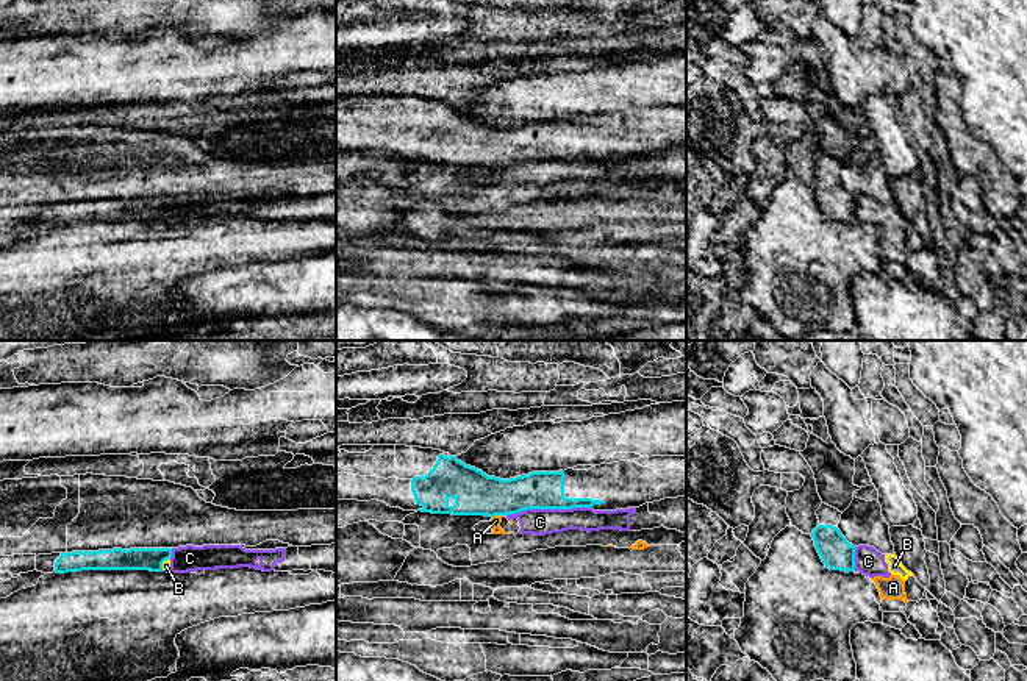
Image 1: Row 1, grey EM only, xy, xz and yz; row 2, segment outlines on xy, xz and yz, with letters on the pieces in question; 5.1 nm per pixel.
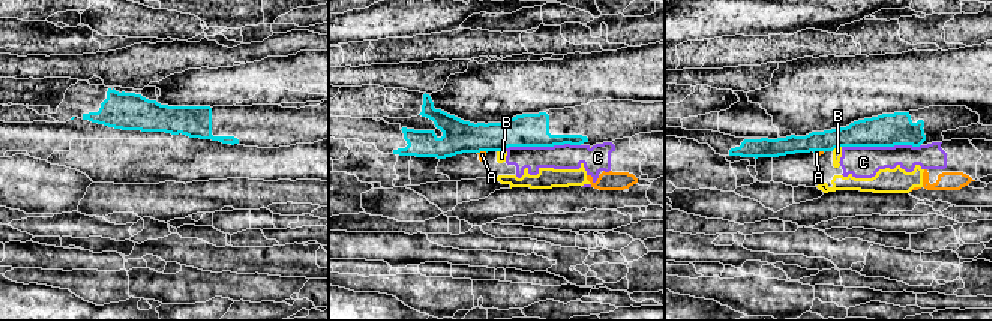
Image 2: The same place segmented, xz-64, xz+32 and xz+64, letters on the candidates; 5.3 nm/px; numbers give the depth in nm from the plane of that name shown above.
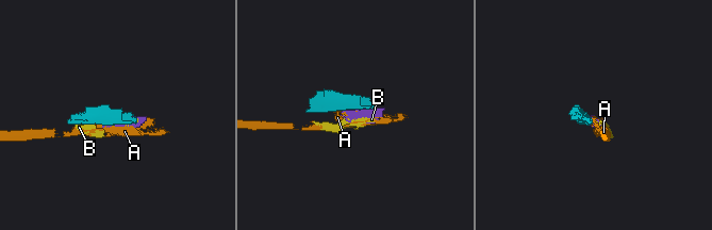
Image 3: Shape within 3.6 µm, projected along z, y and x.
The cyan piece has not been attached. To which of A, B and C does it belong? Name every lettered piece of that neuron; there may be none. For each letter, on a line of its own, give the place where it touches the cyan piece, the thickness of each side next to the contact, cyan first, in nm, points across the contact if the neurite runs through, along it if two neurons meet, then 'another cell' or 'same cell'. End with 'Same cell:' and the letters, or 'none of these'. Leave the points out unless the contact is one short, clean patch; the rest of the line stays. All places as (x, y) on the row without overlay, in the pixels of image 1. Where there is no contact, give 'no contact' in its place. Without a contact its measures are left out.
A: xz (496, 164) | 220/50 nm | another cell
B: xy (163, 211) | 120/50 nm | along xy (169, 208), (163, 213), (161, 219) | another cell
C: xz (549, 158) | 190/140 nm | another cell
Same cell: none of these

